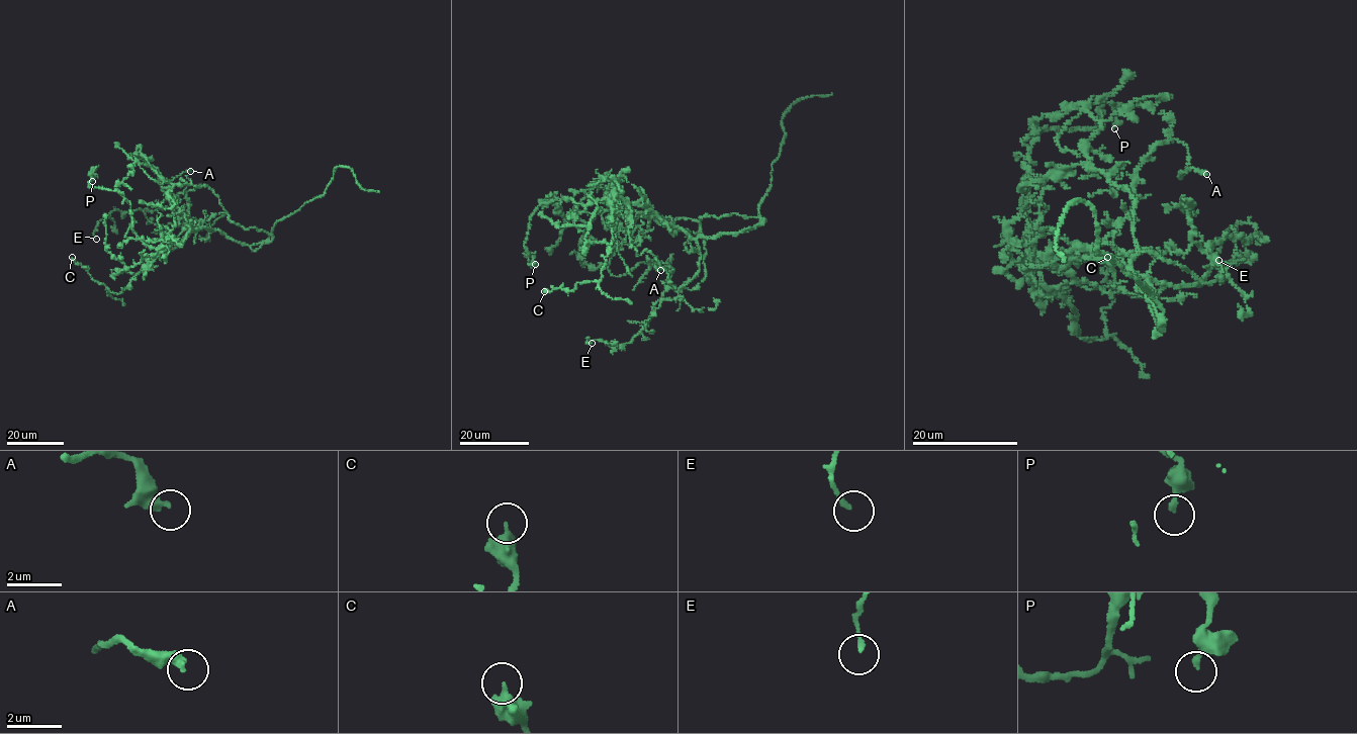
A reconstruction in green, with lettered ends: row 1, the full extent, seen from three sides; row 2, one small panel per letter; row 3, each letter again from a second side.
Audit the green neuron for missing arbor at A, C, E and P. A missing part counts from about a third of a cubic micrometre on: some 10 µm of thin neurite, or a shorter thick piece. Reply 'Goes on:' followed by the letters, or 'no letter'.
Goes on: no letter

